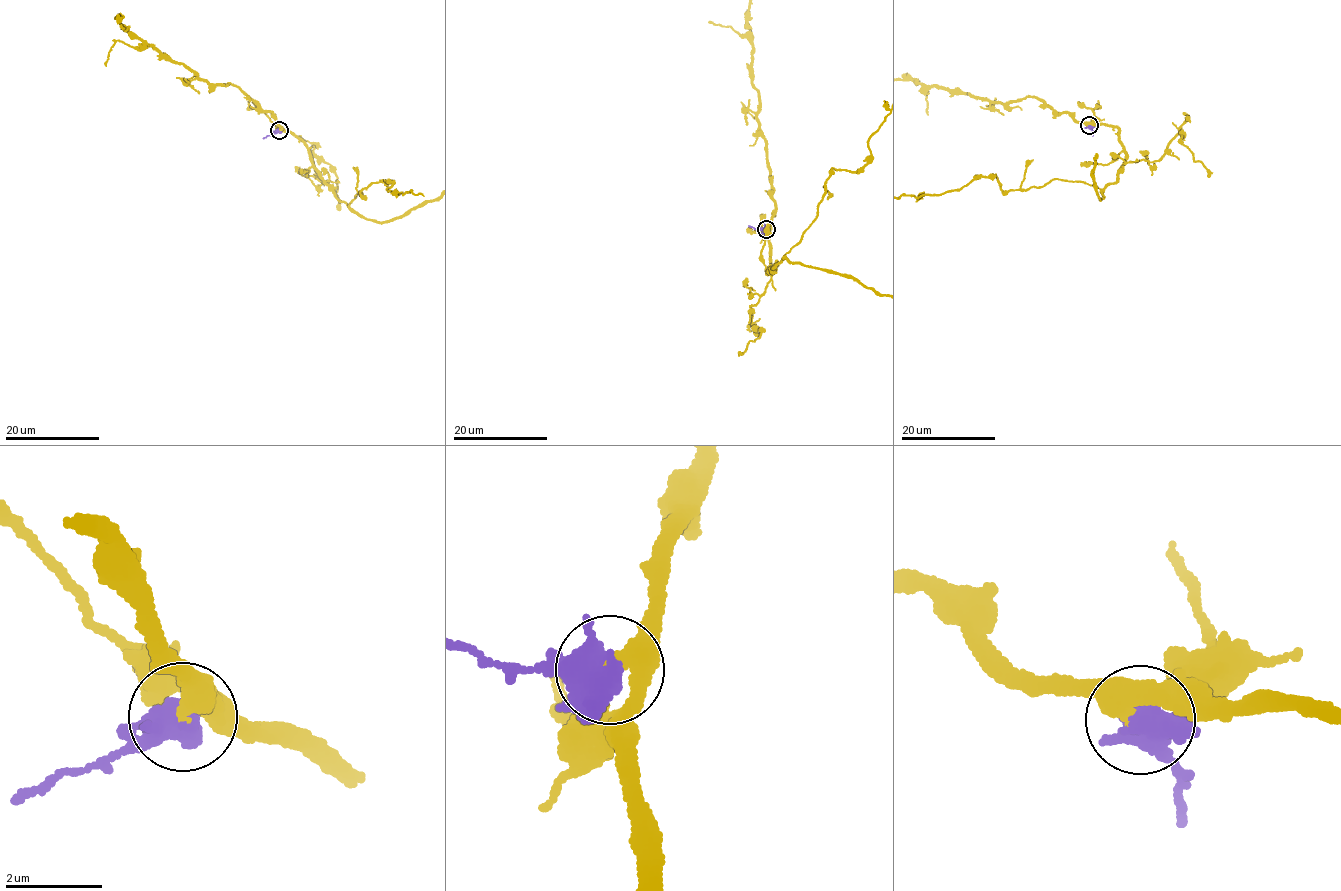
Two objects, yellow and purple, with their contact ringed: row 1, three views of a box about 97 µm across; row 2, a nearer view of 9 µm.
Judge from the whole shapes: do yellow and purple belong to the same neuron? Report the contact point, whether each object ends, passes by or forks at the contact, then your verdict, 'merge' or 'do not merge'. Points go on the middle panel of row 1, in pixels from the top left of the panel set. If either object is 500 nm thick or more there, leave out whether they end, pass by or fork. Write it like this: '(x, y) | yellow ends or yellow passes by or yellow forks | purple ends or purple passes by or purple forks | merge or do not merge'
(766, 229) | yellow passes by | purple forks | merge

